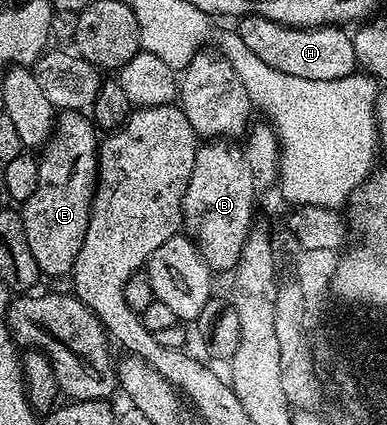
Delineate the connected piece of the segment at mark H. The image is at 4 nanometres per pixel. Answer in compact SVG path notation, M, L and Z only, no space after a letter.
M242 16L236 21L235 31L239 34L239 38L243 38L243 43L247 45L247 50L251 50L251 54L256 54L262 62L267 62L267 66L271 66L271 70L291 74L295 78L312 78L314 82L331 82L333 78L352 76L359 68L355 58L352 35L341 26L292 28L286 24L265 20L262 16Z

